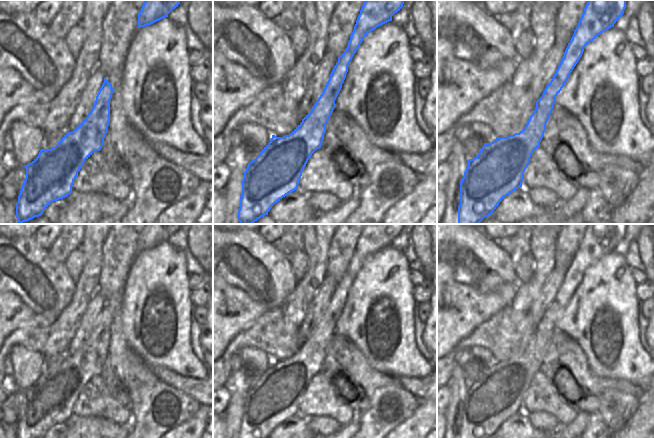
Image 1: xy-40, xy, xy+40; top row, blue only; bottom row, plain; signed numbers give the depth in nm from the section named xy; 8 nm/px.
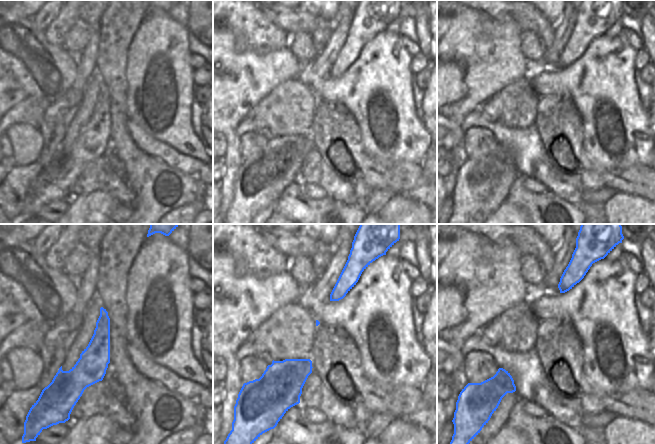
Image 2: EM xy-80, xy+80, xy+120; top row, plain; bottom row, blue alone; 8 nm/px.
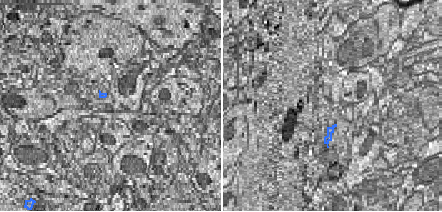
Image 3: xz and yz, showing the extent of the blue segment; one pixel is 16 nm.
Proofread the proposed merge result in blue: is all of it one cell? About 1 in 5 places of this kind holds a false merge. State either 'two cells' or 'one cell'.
one cell

